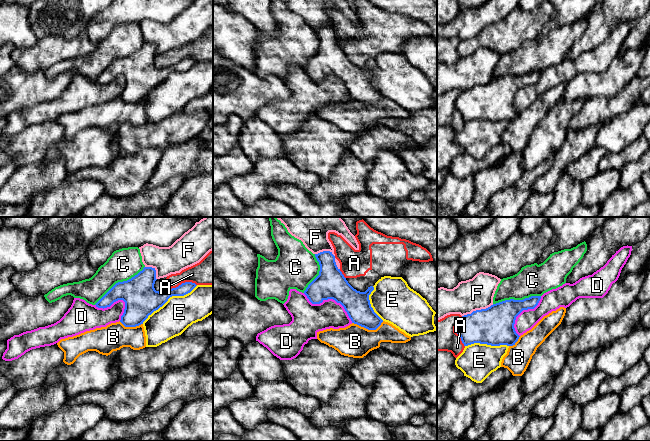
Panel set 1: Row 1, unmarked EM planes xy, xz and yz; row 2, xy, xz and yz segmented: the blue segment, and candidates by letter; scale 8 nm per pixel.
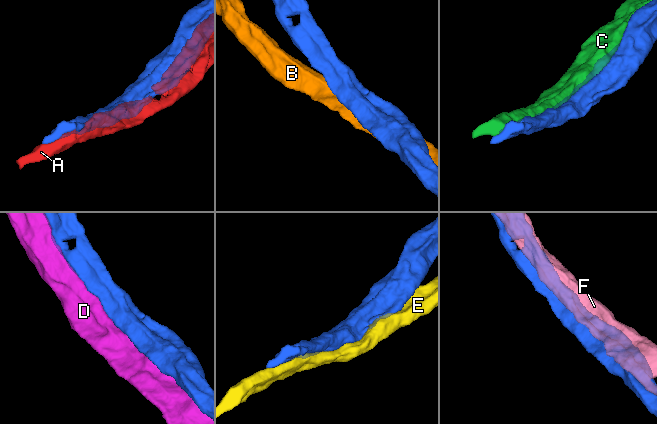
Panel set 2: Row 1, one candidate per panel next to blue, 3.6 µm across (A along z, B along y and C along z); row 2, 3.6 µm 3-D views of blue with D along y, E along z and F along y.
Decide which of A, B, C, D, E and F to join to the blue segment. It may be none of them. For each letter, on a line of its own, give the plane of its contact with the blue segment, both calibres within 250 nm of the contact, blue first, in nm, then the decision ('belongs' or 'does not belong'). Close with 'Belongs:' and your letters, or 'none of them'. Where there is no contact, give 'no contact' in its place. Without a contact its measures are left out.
A: yz | 280/260 nm | does not belong
B: xz | 200/260 nm | does not belong
C: xy | 280/240 nm | does not belong
D: xz | 240/260 nm | does not belong
E: xy | 280/280 nm | does not belong
F: yz | 320/260 nm | does not belong
Belongs: none of them

